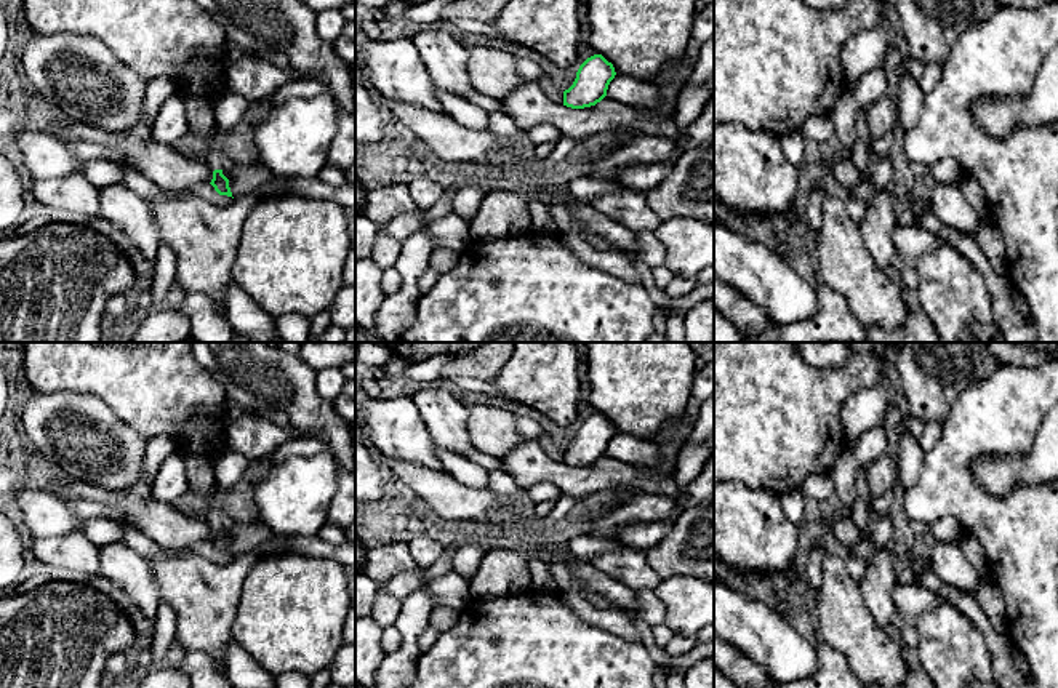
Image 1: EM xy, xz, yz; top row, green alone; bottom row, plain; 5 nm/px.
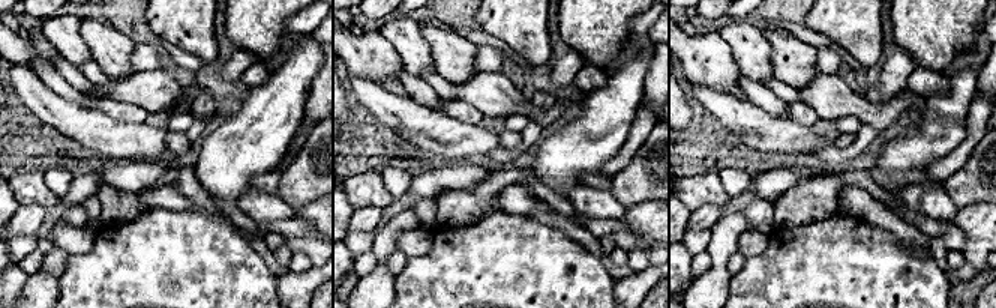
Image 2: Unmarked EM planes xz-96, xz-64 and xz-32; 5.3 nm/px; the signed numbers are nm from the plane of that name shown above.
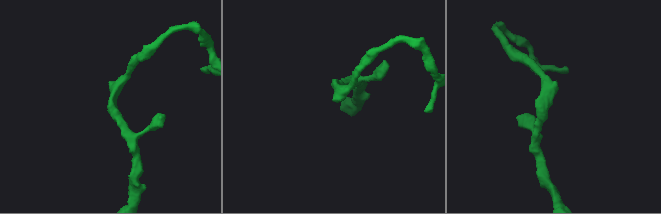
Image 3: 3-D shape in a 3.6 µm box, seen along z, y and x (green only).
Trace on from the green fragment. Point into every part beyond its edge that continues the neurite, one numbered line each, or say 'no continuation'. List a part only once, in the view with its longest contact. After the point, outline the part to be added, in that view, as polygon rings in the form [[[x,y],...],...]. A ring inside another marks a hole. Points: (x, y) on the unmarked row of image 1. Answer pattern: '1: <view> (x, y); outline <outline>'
1: xy (200, 472); outline [[[181,453],[181,456],[184,459],[187,491],[210,499],[208,510],[203,515],[206,523],[213,528],[227,528],[232,523],[230,517],[221,509],[221,506],[214,499],[210,498],[210,491],[216,483],[214,461],[187,453]]]

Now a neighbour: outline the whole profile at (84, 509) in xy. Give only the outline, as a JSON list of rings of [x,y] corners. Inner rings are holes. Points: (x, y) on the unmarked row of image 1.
[[[69,499],[67,507],[75,517],[78,517],[82,520],[104,517],[115,523],[126,523],[126,525],[133,526],[134,530],[139,530],[130,517],[123,515],[115,507],[96,504],[88,499]]]

